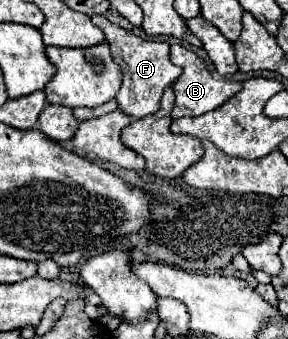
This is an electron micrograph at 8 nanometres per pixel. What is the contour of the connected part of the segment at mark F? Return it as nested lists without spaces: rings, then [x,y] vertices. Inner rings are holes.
[[[91,16],[91,22],[99,26],[111,46],[111,56],[123,72],[123,84],[115,96],[121,112],[133,118],[145,118],[159,110],[159,100],[163,90],[181,76],[181,68],[169,60],[169,44],[155,40],[141,40],[131,32],[111,24],[105,16]]]

